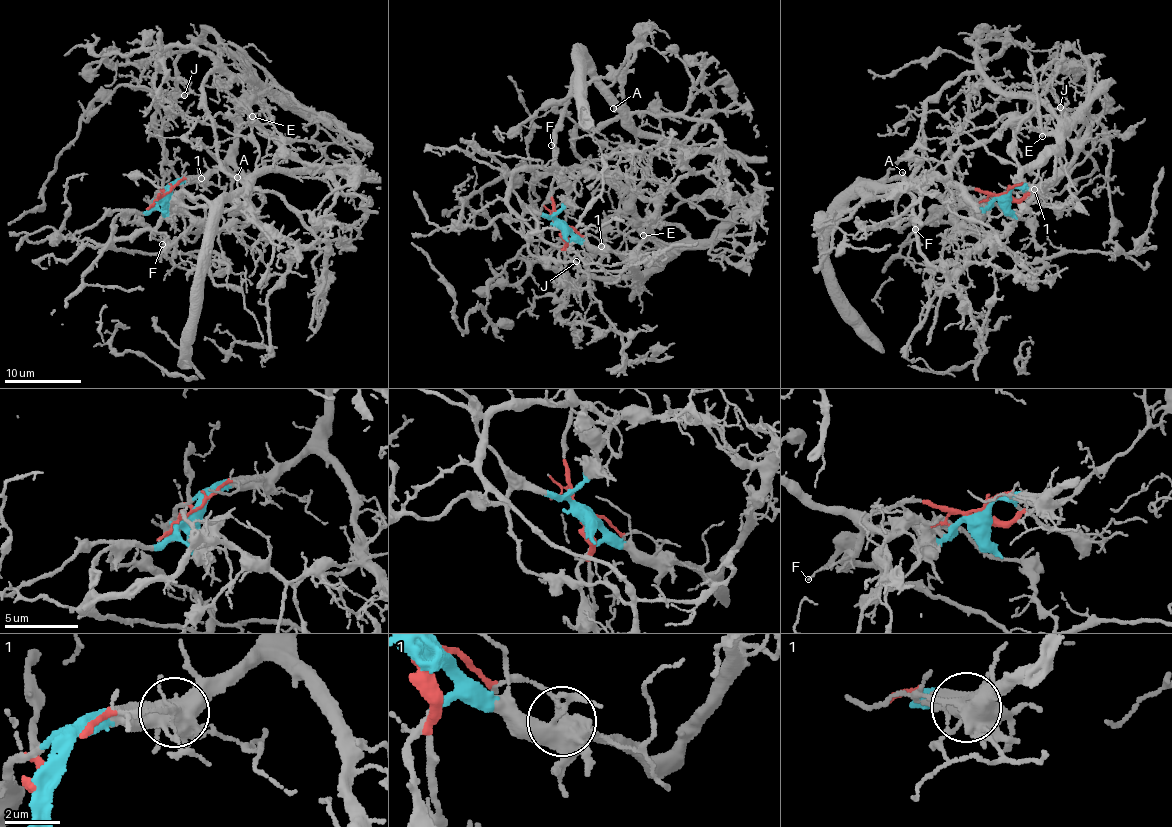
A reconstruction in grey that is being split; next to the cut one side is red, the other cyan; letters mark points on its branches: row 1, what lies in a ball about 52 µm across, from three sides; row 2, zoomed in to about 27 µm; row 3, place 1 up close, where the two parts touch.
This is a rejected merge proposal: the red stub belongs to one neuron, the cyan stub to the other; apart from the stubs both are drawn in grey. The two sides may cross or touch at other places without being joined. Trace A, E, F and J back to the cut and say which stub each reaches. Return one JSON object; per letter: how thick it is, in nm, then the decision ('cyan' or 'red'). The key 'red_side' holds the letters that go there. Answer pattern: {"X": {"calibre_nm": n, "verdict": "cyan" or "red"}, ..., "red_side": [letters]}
{"A": {"calibre_nm": 140, "verdict": "red"}, "E": {"calibre_nm": 100, "verdict": "cyan"}, "F": {"calibre_nm": 120, "verdict": "red"}, "J": {"calibre_nm": 110, "verdict": "cyan"}, "red_side": ["A", "F"]}

